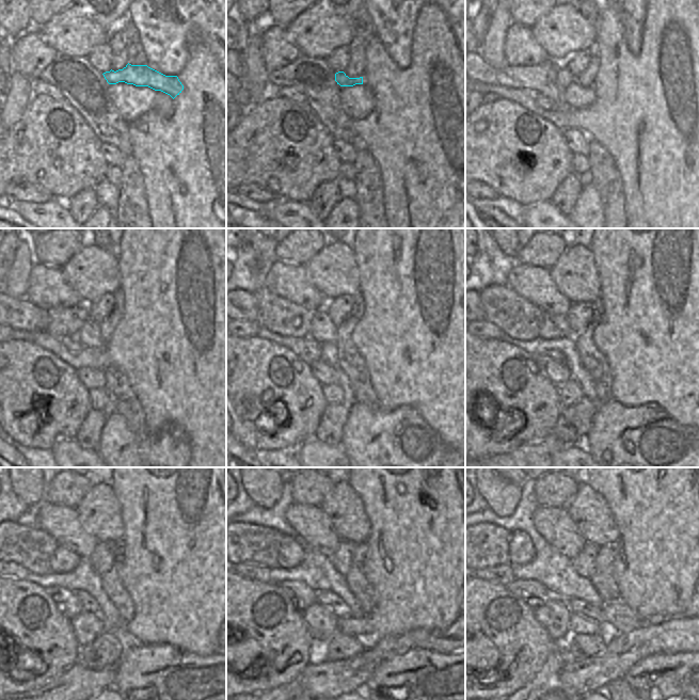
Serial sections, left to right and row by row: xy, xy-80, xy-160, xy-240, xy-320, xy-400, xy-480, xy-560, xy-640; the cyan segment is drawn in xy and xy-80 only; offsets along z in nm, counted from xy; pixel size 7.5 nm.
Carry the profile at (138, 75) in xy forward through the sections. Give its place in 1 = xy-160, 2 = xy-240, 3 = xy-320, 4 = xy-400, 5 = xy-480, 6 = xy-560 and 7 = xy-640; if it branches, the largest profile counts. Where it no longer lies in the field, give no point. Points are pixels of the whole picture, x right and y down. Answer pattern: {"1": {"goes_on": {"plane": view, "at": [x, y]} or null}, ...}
{"1": {"goes_on": {"plane": "xy-160", "at": [565, 78]}}, "2": {"goes_on": {"plane": "xy-240", "at": [62, 322]}}, "3": {"goes_on": {"plane": "xy-320", "at": [277, 315]}}, "4": {"goes_on": {"plane": "xy-400", "at": [517, 317]}}, "5": {"goes_on": {"plane": "xy-480", "at": [32, 549]}}, "6": {"goes_on": {"plane": "xy-560", "at": [248, 542]}}, "7": {"goes_on": {"plane": "xy-640", "at": [487, 544]}}}

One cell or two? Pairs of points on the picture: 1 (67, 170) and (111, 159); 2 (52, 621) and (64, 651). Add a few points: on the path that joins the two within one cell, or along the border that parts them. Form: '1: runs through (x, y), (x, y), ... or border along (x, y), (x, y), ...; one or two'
1: border along (101, 143), (101, 155), (109, 164); two
2: runs through (52, 629), (52, 639), (57, 643); one

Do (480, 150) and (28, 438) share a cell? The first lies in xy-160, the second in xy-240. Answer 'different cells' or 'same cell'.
same cell

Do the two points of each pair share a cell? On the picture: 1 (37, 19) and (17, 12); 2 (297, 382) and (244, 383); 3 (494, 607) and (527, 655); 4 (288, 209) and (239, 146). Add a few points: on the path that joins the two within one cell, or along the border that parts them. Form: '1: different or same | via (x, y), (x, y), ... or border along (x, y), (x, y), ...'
1: different | border along (29, 11), (32, 27)
2: same | via (284, 388), (280, 388), (273, 383), (257, 383)
3: same | via (504, 619), (513, 629), (523, 643)
4: different | border along (280, 199), (303, 201), (305, 203)

